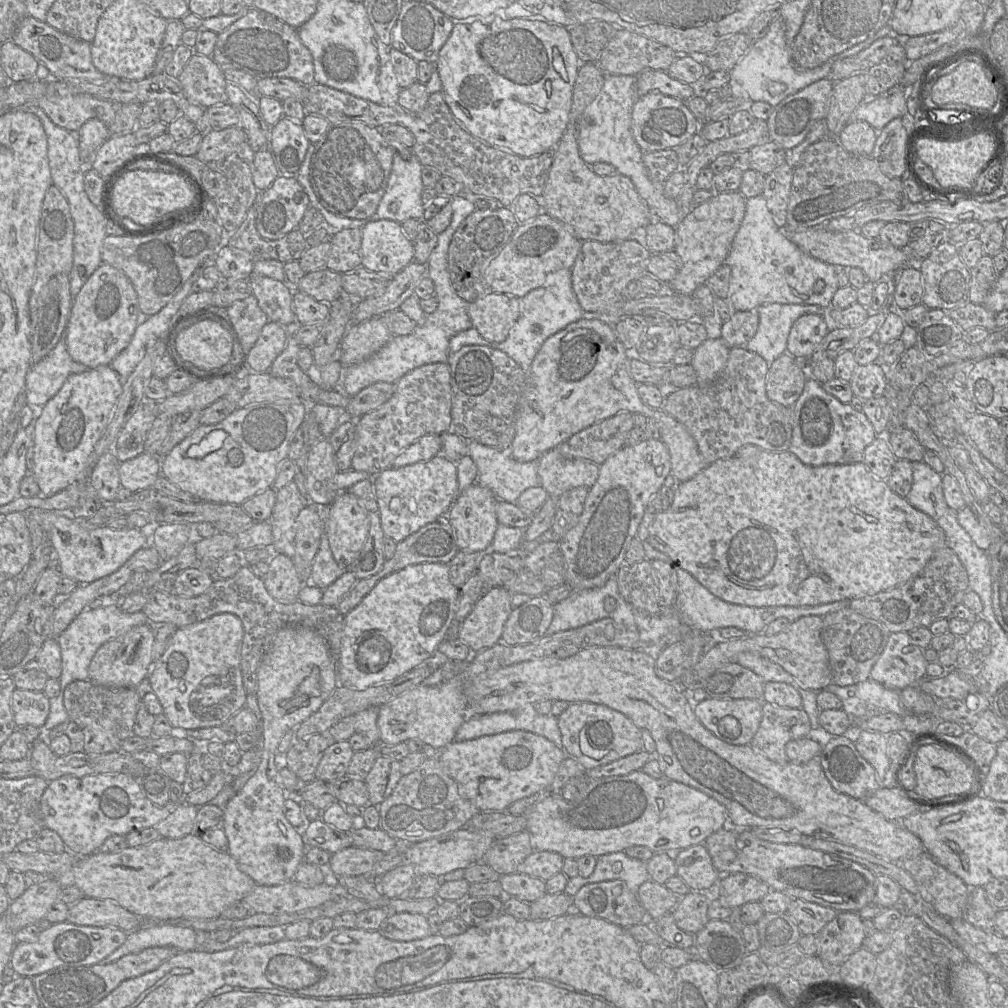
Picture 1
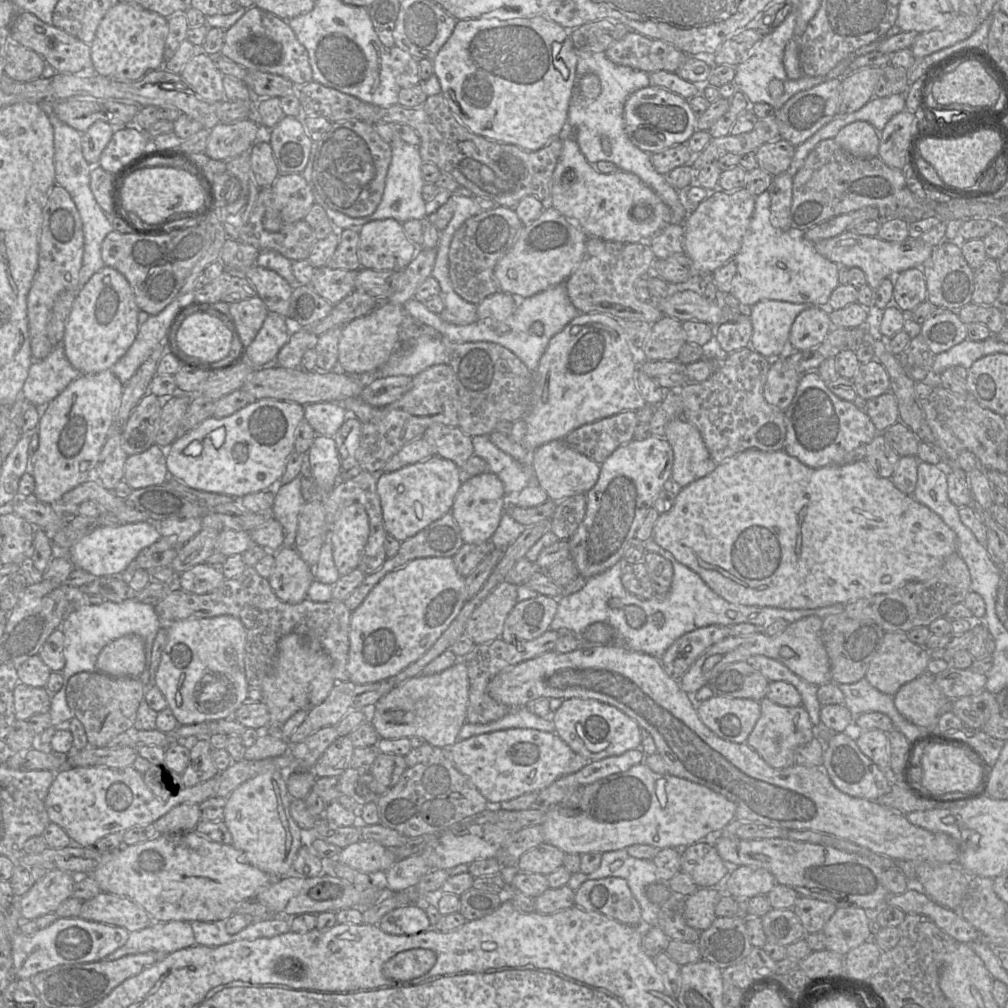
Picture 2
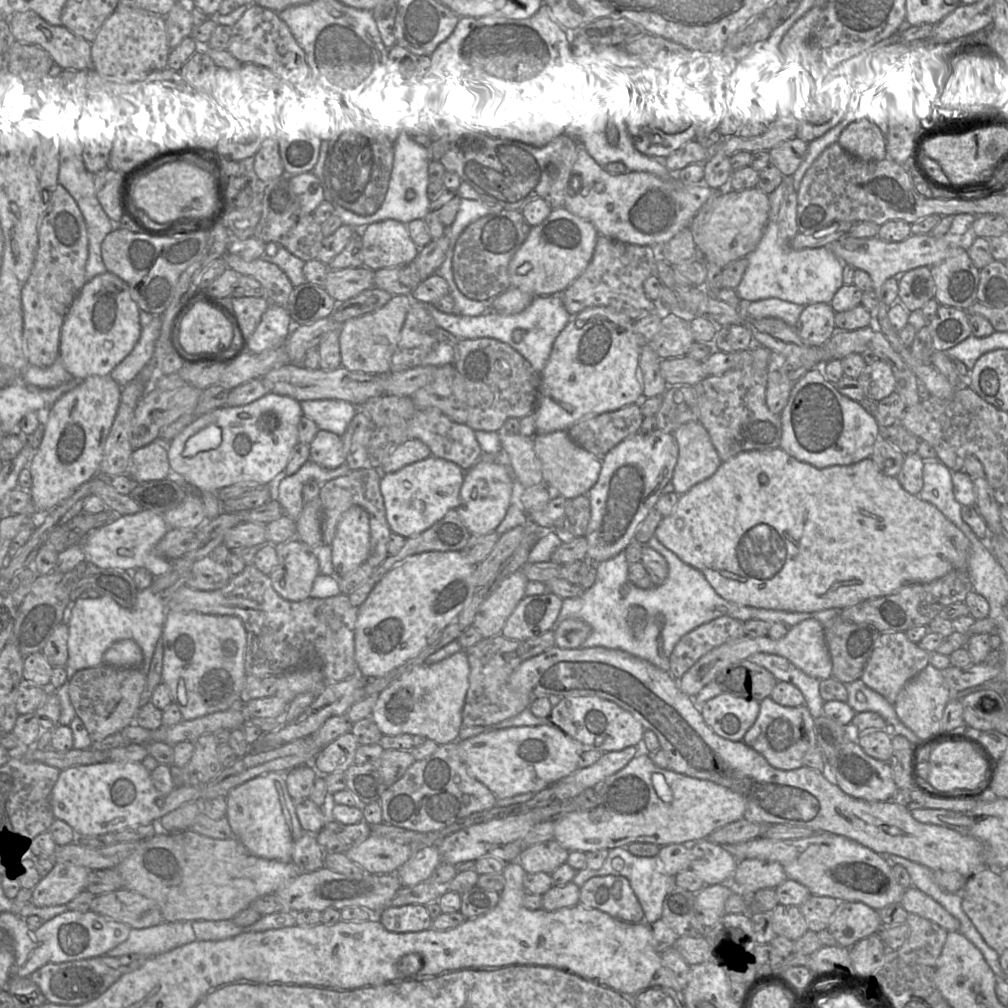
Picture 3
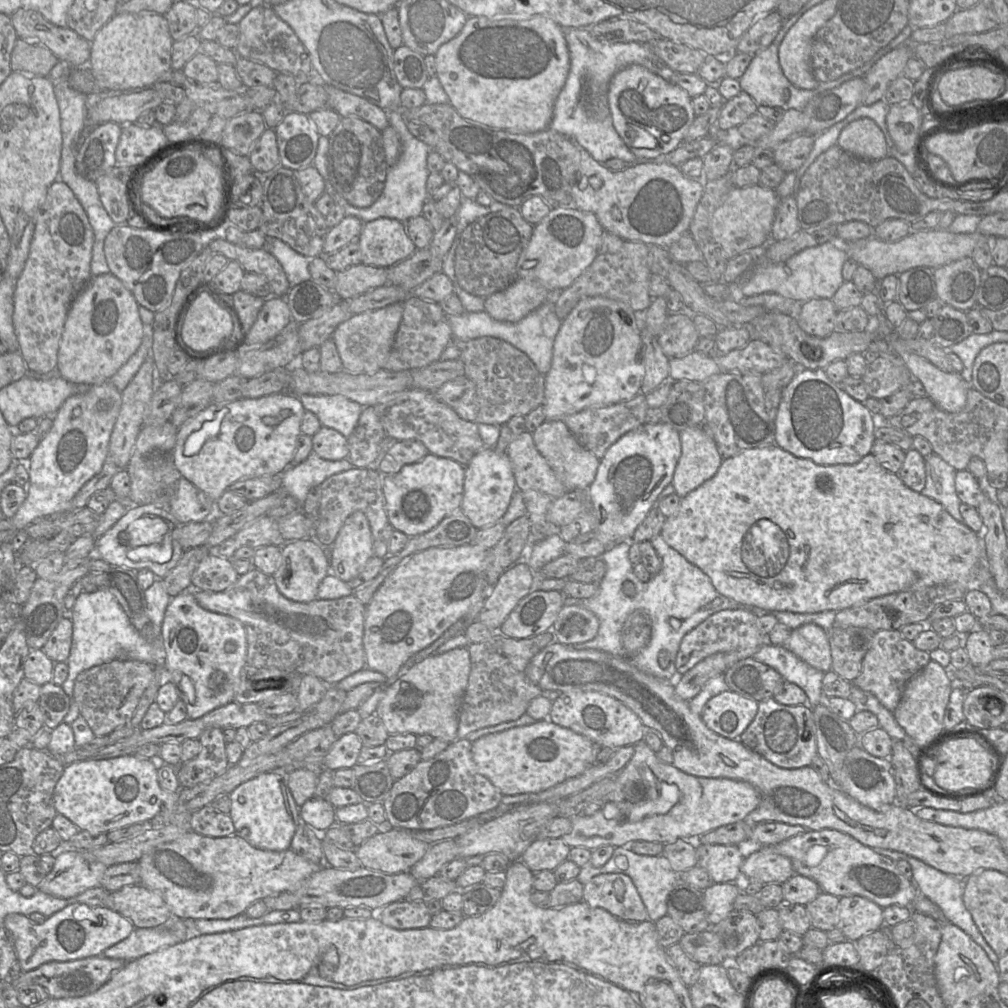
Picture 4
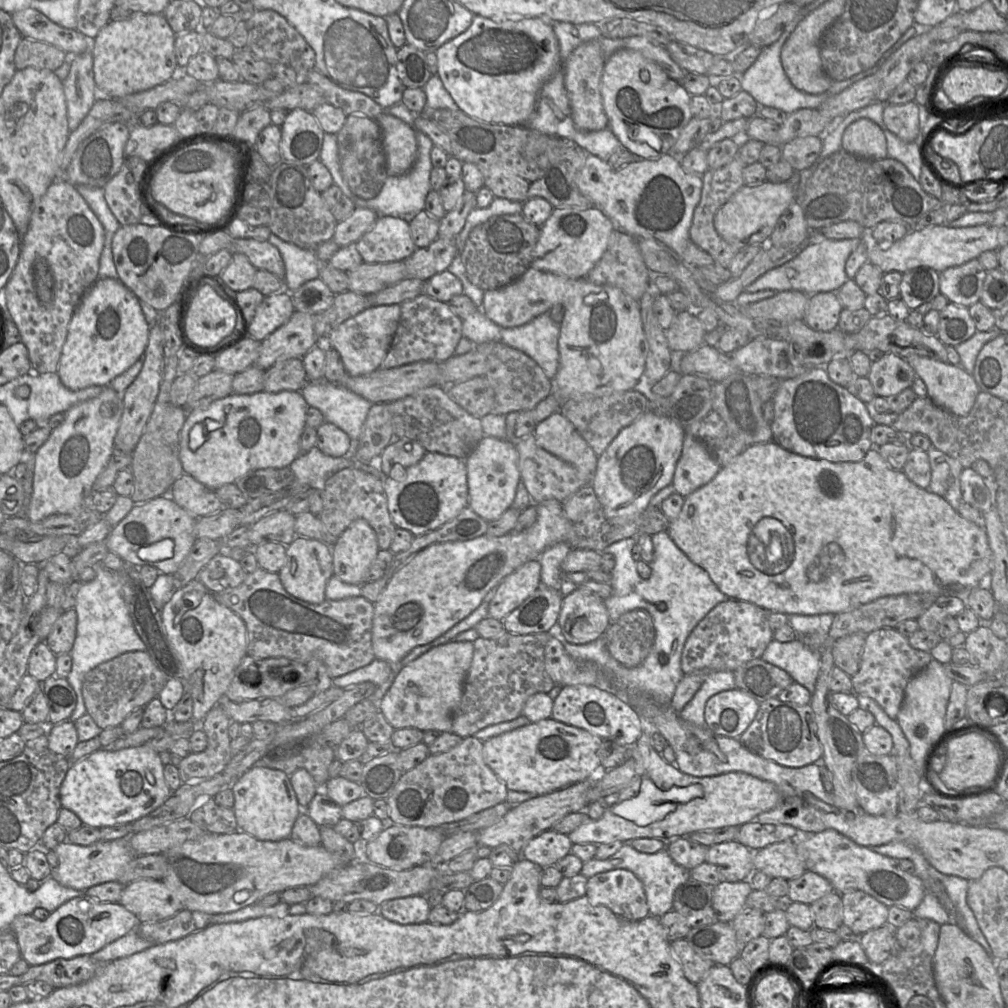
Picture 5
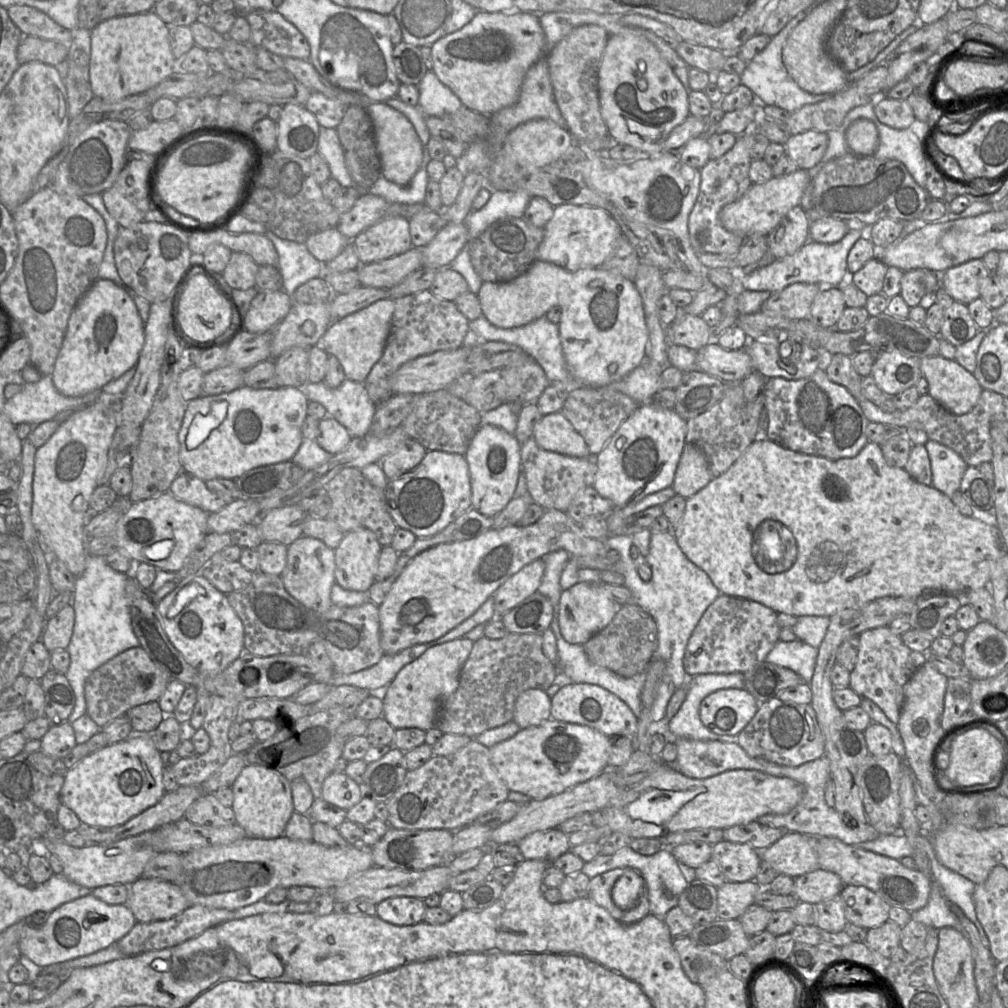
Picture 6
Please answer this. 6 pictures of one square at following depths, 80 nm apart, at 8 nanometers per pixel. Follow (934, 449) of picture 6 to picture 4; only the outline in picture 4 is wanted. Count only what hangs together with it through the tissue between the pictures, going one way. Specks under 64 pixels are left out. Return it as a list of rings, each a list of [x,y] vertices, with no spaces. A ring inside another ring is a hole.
[[[935,453],[925,457],[926,485],[921,493],[939,502],[957,521],[964,523],[955,486],[956,470]]]

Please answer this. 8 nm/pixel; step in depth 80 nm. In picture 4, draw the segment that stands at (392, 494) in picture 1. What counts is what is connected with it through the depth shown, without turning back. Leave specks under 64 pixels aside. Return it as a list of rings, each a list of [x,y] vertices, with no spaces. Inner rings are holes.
[[[429,453],[421,461],[405,465],[398,473],[383,478],[388,519],[395,530],[409,537],[423,534],[446,516],[461,510],[465,467],[455,460]]]

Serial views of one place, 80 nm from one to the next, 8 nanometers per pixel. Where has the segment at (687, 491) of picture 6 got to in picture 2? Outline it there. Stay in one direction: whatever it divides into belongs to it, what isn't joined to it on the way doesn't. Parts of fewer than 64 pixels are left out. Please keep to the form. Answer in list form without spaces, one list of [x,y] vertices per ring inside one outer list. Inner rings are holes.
[[[687,420],[670,421],[663,437],[671,445],[674,454],[671,478],[682,488],[708,475],[717,467],[699,430]]]

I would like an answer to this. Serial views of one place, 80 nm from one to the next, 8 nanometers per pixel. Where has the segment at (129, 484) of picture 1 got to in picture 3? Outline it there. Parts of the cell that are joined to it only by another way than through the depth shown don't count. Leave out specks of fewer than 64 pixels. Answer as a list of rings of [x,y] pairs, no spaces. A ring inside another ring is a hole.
[[[159,439],[133,450],[127,474],[136,482],[162,480],[171,474],[167,448]]]

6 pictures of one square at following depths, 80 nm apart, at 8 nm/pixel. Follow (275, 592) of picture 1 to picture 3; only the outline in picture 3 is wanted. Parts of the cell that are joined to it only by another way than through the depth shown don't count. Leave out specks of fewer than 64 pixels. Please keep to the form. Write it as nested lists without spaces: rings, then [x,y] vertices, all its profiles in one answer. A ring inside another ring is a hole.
[[[298,538],[275,547],[278,563],[269,575],[274,590],[289,601],[309,598],[314,580],[320,574],[315,551]]]

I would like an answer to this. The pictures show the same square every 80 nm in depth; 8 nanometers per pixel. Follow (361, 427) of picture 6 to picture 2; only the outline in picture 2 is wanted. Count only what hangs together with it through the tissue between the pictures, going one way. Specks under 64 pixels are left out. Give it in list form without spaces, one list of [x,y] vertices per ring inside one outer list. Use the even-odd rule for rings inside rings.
[[[338,402],[310,403],[304,406],[304,419],[317,435],[334,437],[349,416]]]

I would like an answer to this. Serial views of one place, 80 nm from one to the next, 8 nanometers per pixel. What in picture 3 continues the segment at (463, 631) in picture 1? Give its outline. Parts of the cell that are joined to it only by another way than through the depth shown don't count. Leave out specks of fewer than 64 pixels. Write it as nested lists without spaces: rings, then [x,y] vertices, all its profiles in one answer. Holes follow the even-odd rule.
[[[517,570],[505,577],[480,605],[472,625],[483,638],[501,634],[506,620],[525,596],[528,581],[521,570]]]

